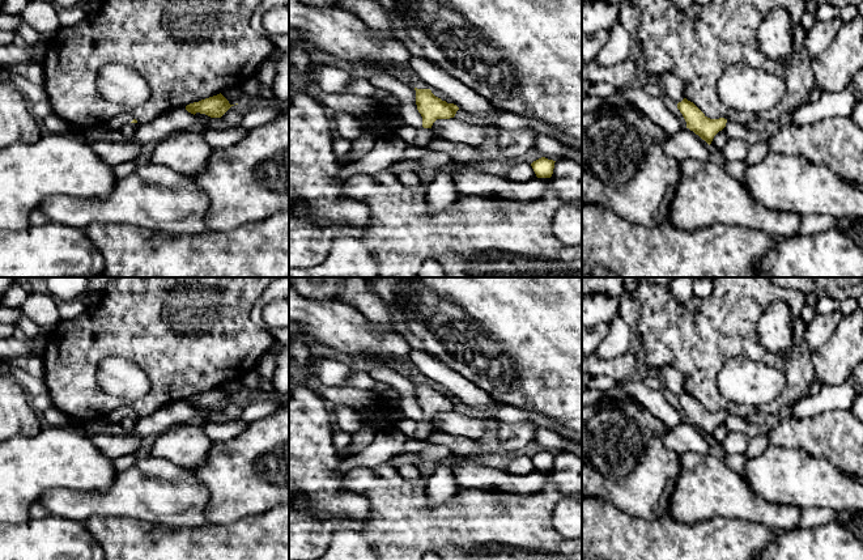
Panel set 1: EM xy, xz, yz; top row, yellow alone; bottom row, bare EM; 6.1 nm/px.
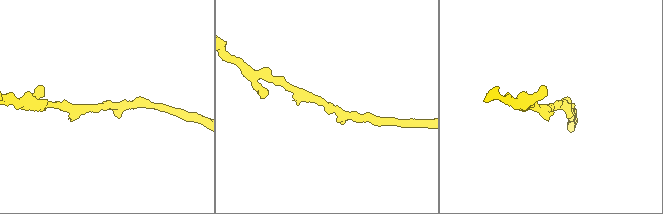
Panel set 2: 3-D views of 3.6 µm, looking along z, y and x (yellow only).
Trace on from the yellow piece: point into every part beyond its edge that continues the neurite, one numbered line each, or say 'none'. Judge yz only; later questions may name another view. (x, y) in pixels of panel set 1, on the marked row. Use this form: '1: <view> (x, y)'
none

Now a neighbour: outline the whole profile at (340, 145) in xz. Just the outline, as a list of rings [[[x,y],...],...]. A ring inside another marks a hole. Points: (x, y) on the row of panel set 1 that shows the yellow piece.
[[[335,136],[332,143],[332,150],[340,161],[345,160],[347,153],[349,152],[349,147],[350,147],[350,140]]]

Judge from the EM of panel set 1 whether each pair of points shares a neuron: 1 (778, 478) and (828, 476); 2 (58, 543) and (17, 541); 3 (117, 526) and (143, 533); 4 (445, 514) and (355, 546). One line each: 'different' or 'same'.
1: same
2: same
3: same
4: different

